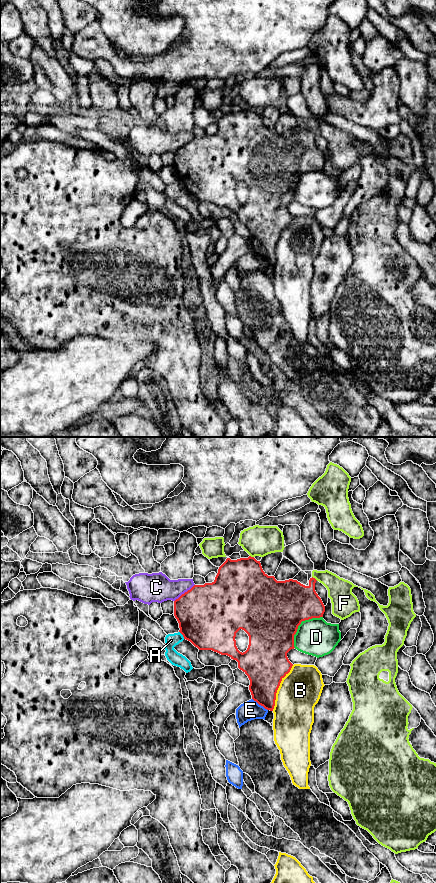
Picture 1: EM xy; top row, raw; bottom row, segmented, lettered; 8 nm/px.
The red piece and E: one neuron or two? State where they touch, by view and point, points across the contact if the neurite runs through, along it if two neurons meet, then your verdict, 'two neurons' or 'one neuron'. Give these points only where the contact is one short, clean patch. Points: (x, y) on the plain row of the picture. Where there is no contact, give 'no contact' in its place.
meets red in xy at (260, 256); border along xy (252, 250), (267, 262); two neurons

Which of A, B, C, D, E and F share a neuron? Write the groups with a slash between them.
A E / B / C / D / F

